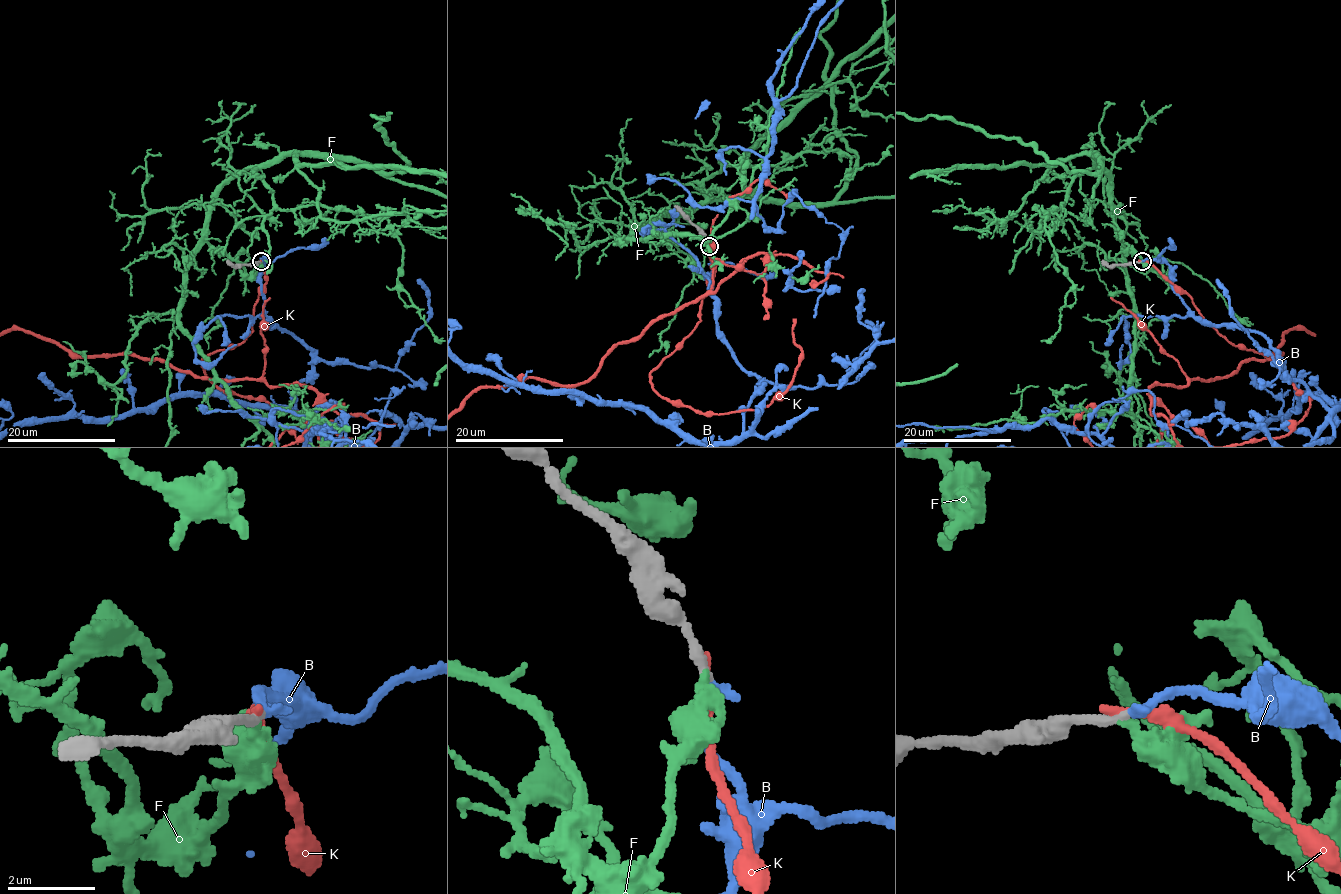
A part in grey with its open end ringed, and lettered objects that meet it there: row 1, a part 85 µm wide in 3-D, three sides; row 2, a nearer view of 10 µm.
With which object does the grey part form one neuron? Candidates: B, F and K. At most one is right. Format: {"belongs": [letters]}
{"belongs": ["B"]}

